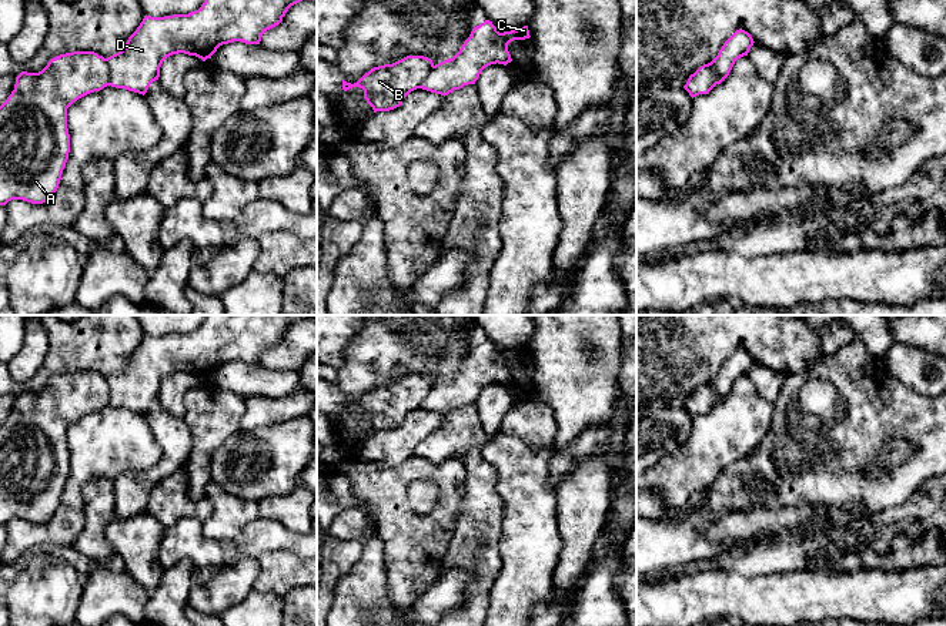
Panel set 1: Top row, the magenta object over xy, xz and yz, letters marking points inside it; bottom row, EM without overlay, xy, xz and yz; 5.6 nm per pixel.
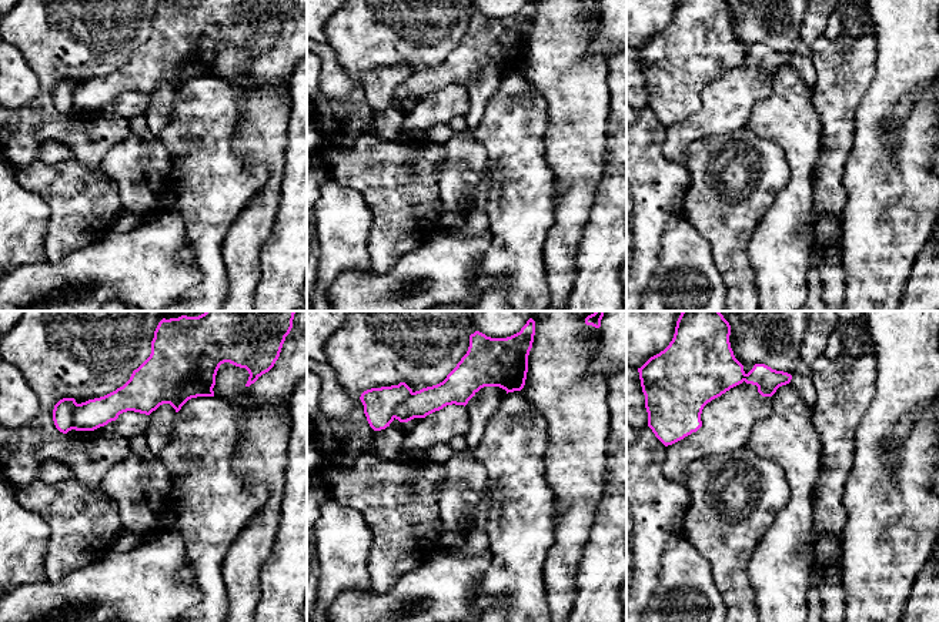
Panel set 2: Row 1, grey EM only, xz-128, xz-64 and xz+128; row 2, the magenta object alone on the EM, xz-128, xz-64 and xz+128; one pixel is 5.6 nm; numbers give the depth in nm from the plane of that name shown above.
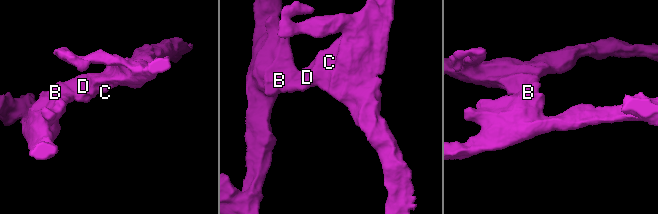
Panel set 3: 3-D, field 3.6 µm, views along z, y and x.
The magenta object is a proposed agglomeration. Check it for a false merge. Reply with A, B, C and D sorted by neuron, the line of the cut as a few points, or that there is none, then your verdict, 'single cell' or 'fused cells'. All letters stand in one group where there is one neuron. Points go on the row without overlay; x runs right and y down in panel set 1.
A B / C D | xy (104, 378), (109, 387), (110, 404) | fused cells

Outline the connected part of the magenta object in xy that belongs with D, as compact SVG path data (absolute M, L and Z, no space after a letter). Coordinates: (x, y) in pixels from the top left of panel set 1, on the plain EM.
M207 315L201 327L188 334L164 337L144 335L137 349L128 356L126 366L106 378L110 389L110 405L144 415L150 404L158 399L163 381L173 374L184 372L205 381L207 378L211 378L223 364L233 361L260 364L263 354L278 345L288 328L302 319L317 319L317 315Z

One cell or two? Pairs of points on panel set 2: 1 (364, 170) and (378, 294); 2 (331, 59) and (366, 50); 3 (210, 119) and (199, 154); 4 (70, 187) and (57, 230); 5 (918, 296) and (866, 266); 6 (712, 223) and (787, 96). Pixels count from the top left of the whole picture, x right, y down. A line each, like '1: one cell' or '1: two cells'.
1: two cells
2: two cells
3: one cell
4: one cell
5: two cells
6: two cells

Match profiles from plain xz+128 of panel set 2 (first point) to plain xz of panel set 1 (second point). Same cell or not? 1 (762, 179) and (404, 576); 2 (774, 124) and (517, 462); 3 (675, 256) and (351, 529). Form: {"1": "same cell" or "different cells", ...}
{"1": "same cell", "2": "different cells", "3": "same cell"}

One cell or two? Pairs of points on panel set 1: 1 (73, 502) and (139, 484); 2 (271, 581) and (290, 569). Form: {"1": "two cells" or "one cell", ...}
{"1": "two cells", "2": "one cell"}

